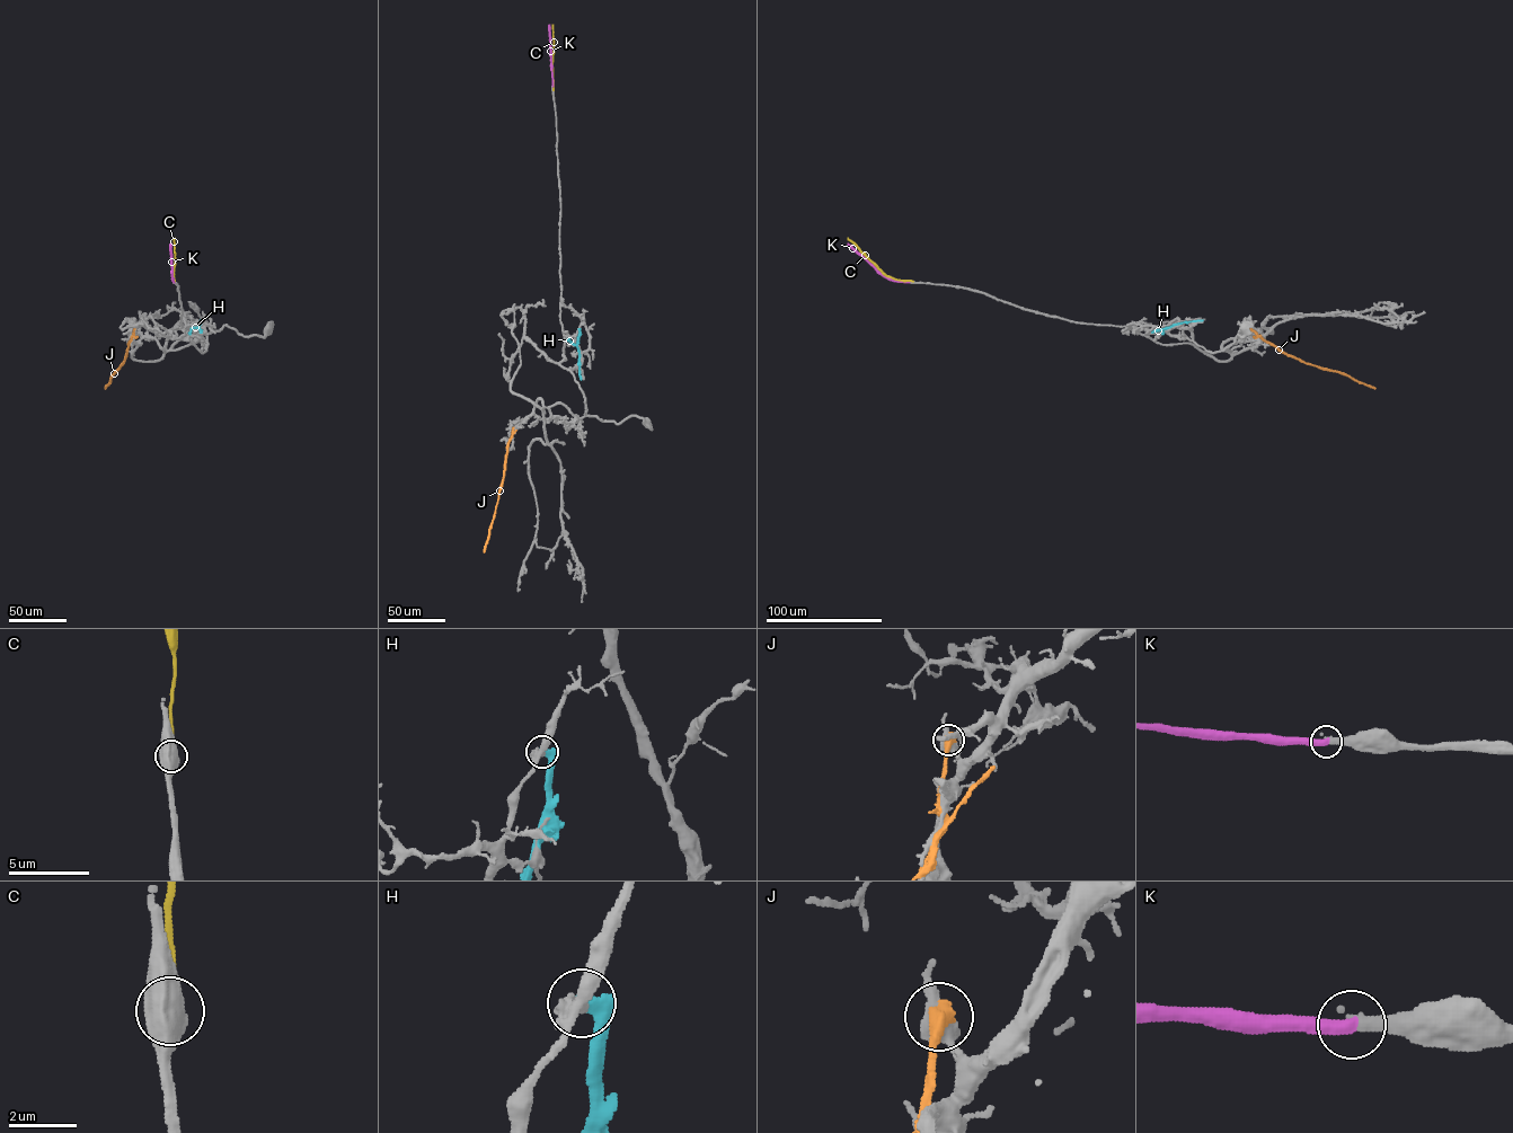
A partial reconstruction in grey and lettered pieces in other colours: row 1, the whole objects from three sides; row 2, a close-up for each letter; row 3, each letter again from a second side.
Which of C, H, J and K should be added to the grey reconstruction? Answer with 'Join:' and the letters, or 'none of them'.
Join: K

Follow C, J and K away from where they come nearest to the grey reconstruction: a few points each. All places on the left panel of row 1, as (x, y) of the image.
C: (174, 281), (174, 238)
J: (134, 329), (124, 362), (105, 388)
K: (174, 282), (170, 244)

